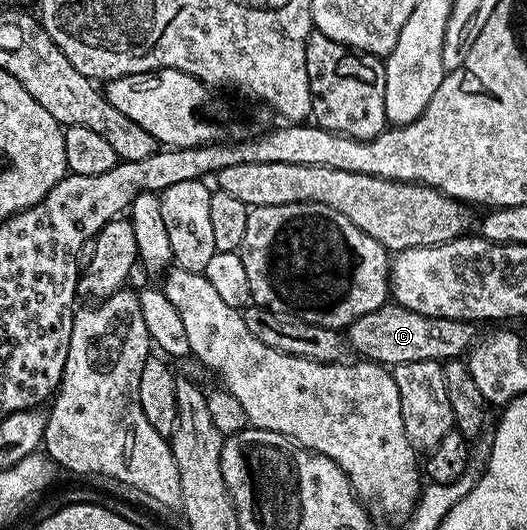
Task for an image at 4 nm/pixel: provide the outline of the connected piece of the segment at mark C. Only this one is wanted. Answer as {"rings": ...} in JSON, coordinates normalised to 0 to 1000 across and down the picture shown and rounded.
{"rings":[[[738,570],[702,592],[687,592],[657,621],[657,649],[676,662],[677,674],[706,679],[712,687],[750,691],[763,683],[846,681],[879,674],[907,640],[905,613],[894,604],[863,604],[861,600],[816,600],[808,592],[793,592],[786,585],[770,585],[770,577]]]}

